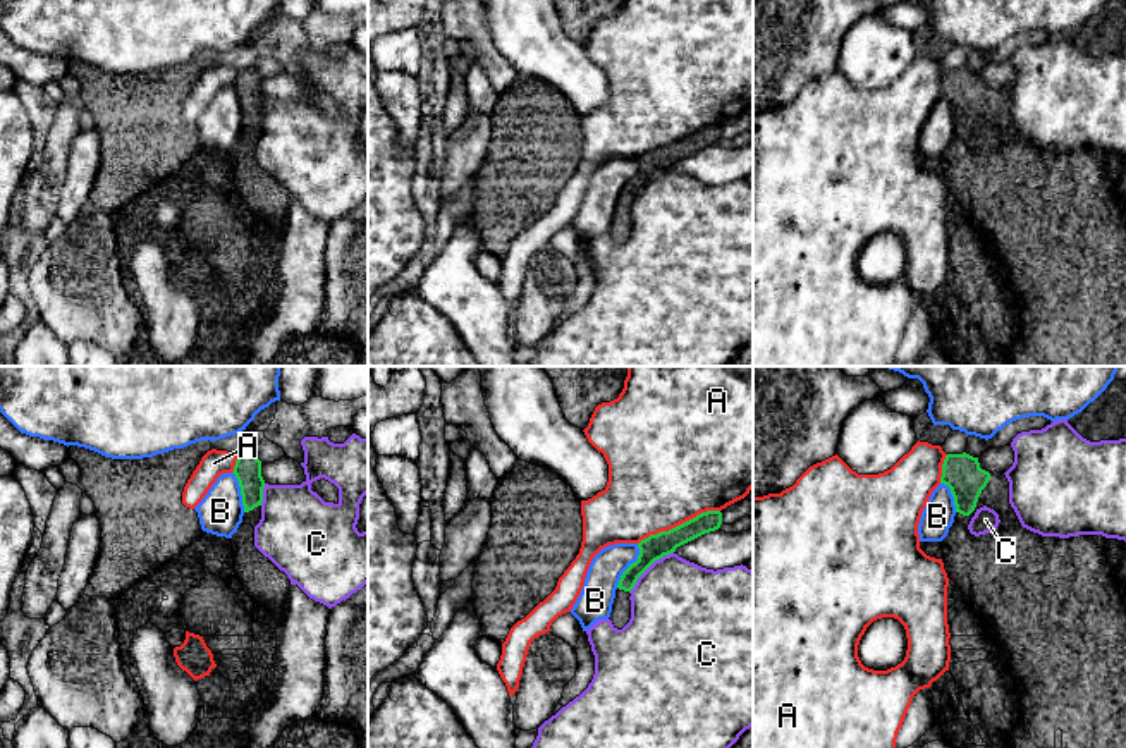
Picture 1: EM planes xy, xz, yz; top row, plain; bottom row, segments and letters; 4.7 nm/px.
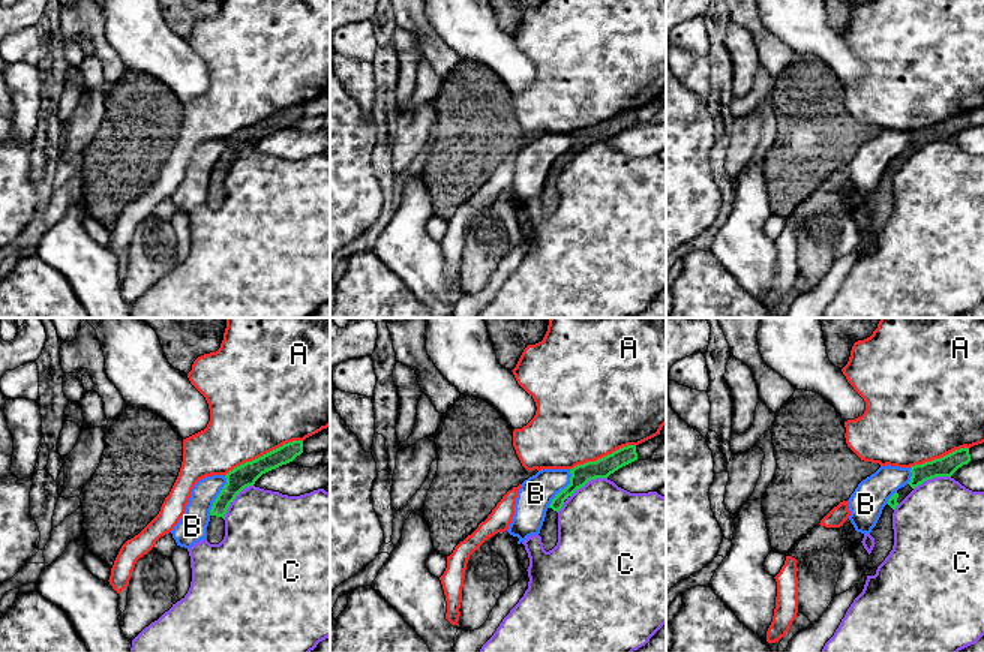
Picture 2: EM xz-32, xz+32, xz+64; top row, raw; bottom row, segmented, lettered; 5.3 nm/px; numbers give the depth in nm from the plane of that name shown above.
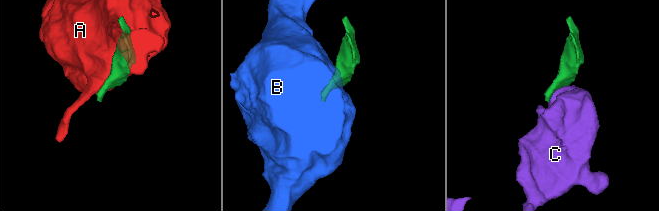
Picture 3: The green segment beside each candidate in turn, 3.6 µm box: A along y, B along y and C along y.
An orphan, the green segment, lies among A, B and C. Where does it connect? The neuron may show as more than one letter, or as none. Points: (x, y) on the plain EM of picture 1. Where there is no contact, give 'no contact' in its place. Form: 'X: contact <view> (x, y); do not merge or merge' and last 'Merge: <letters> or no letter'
A: contact xz (679, 140); do not merge
B: contact xz (630, 181); do not merge
C: contact xz (648, 181); do not merge
Merge: no letter

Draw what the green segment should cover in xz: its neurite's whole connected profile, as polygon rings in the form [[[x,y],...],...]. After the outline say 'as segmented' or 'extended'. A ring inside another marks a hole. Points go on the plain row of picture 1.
[[[707,126],[698,129],[696,132],[669,144],[660,146],[657,150],[650,150],[648,153],[638,158],[639,170],[638,175],[629,179],[629,182],[622,187],[615,213],[612,218],[610,236],[614,242],[622,244],[631,234],[631,205],[634,203],[638,193],[658,174],[676,167],[677,162],[705,150],[719,144],[722,139],[720,126]]]; extended

